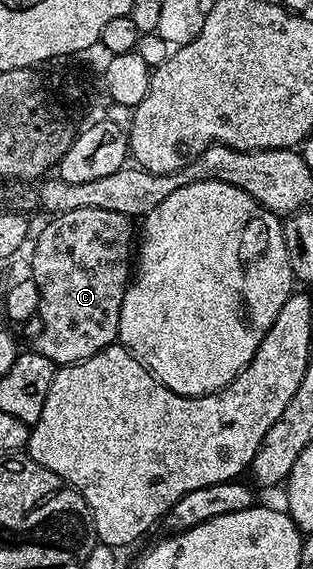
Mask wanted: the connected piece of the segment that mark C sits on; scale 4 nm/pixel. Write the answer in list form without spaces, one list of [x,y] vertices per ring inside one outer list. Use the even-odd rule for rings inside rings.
[[[76,208],[76,212],[64,212],[49,219],[50,223],[43,228],[33,239],[34,251],[30,254],[29,277],[33,278],[36,288],[40,288],[40,304],[38,305],[38,315],[44,320],[44,332],[40,332],[38,338],[33,339],[33,349],[40,356],[48,356],[55,367],[70,366],[74,362],[83,362],[86,358],[96,356],[104,348],[115,345],[118,342],[118,329],[120,328],[120,308],[126,295],[126,287],[132,281],[132,246],[130,250],[130,241],[135,241],[136,226],[131,219],[120,212],[108,212],[108,208]]]

